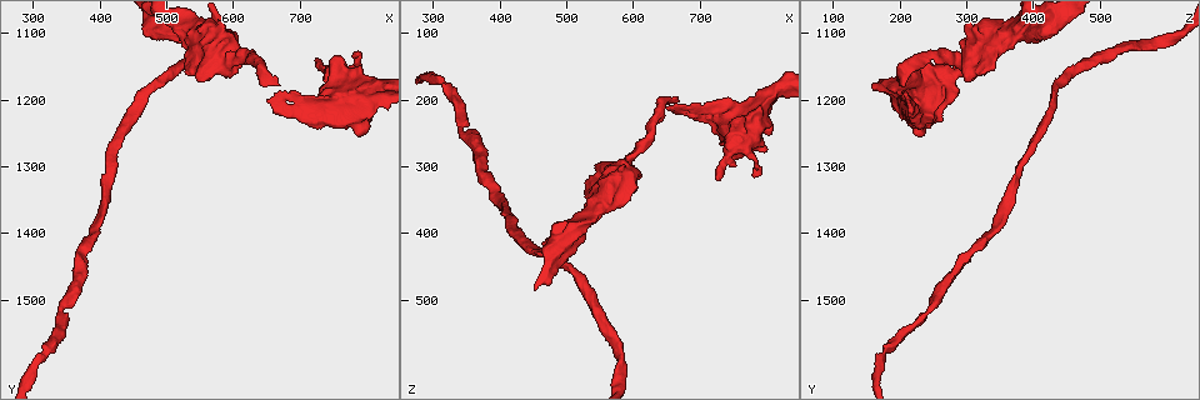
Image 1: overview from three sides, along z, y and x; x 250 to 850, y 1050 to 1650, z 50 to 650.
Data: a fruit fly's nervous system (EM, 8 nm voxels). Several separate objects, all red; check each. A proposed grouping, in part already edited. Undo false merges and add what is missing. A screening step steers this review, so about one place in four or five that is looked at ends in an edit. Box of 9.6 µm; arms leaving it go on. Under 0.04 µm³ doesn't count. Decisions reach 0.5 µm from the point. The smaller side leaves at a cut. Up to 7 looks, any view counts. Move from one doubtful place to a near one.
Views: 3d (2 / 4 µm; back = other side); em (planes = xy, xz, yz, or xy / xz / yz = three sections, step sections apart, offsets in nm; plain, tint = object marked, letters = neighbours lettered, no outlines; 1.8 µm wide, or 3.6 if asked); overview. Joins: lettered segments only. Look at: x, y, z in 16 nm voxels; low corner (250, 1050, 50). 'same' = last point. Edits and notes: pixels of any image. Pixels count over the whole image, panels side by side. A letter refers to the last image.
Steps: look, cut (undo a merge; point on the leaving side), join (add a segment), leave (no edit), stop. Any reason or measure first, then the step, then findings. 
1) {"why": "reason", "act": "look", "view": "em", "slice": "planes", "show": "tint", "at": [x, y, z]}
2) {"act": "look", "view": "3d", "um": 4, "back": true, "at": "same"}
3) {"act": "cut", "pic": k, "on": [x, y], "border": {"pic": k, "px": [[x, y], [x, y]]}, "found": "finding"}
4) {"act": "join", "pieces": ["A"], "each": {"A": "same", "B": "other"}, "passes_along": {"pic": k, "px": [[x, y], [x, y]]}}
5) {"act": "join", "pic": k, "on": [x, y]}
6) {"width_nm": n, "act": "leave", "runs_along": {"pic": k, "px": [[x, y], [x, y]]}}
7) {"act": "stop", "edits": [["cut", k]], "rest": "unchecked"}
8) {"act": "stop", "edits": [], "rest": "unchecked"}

{"why": "thin neck", "act": "look", "view": "em", "slice": "planes", "show": "tint", "at": [340, 1520, 240]}

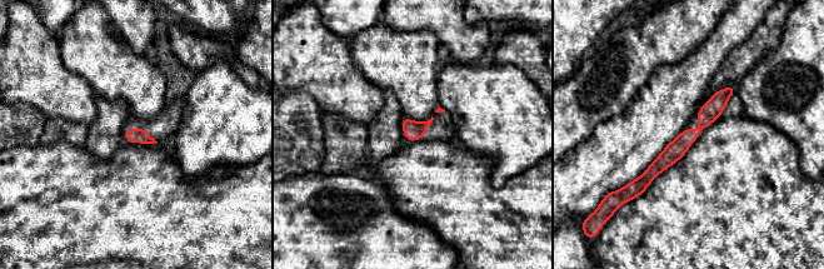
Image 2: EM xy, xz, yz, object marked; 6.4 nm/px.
{"act": "look", "view": "em", "slice": "planes", "show": "letters", "at": "same"}

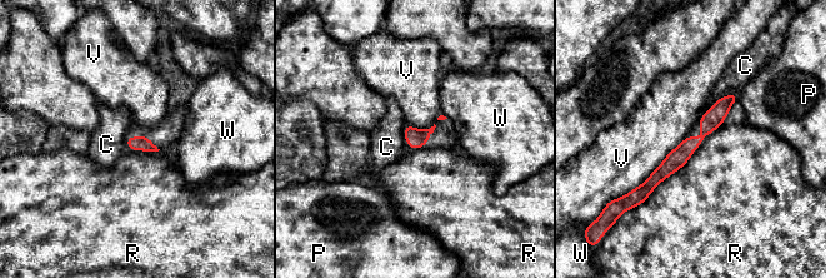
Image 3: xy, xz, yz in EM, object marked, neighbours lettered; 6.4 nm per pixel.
{"act": "leave", "each": {"C": "other", "P": "other", "R": "other", "V": "other", "W": "other"}, "runs_along": {"pic": 3, "px": [[734, 97], [697, 140], [640, 189]]}, "found": "all the same neuron"}

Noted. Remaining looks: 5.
{"why": "end of a long branch", "act": "look", "view": "3d", "um": 4, "at": [665, 1180, 205]}

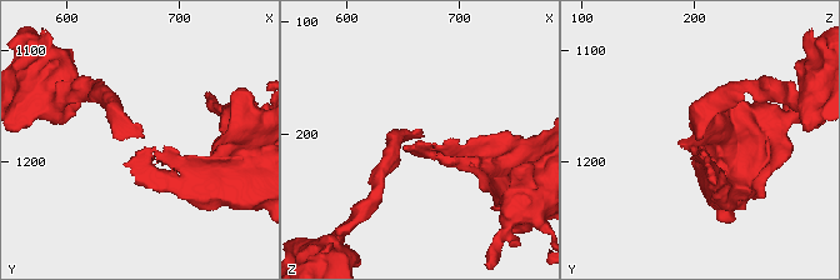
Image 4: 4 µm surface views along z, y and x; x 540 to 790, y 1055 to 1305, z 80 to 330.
{"why": "shape alone is not enough", "act": "look", "view": "em", "slice": "planes", "show": "letters", "at": [670, 1180, 200]}

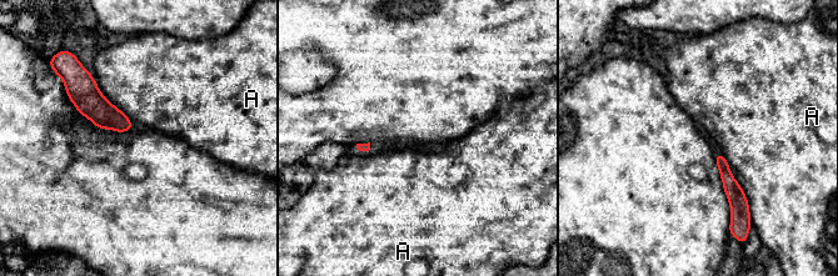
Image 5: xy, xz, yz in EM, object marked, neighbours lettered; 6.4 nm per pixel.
{"act": "leave", "each": {"A": "other"}, "border": {"pic": 5, "px": [[722, 154], [749, 207]]}, "found": "no lettered segment goes on from it"}

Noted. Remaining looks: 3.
{"why": "thick end", "act": "look", "view": "em", "um": 3.6, "slice": "yz", "step": 4, "show": "letters", "at": [790, 1250, 240]}

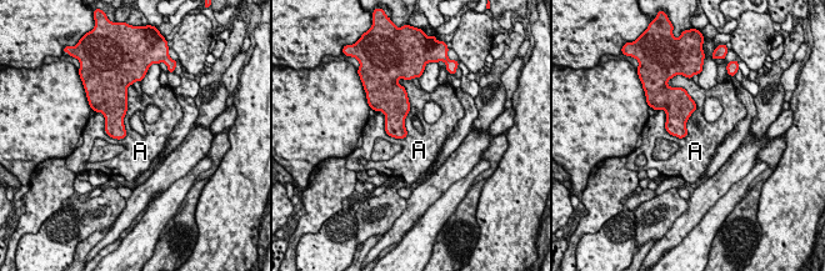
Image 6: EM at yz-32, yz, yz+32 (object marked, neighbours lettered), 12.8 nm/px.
{"act": "leave", "each": {"A": "other"}, "border": {"pic": 6, "px": [[128, 91], [125, 136], [116, 140]]}, "found": "none of them fits"}

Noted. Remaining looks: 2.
{"act": "stop", "edits": [], "rest": "unchecked"}

